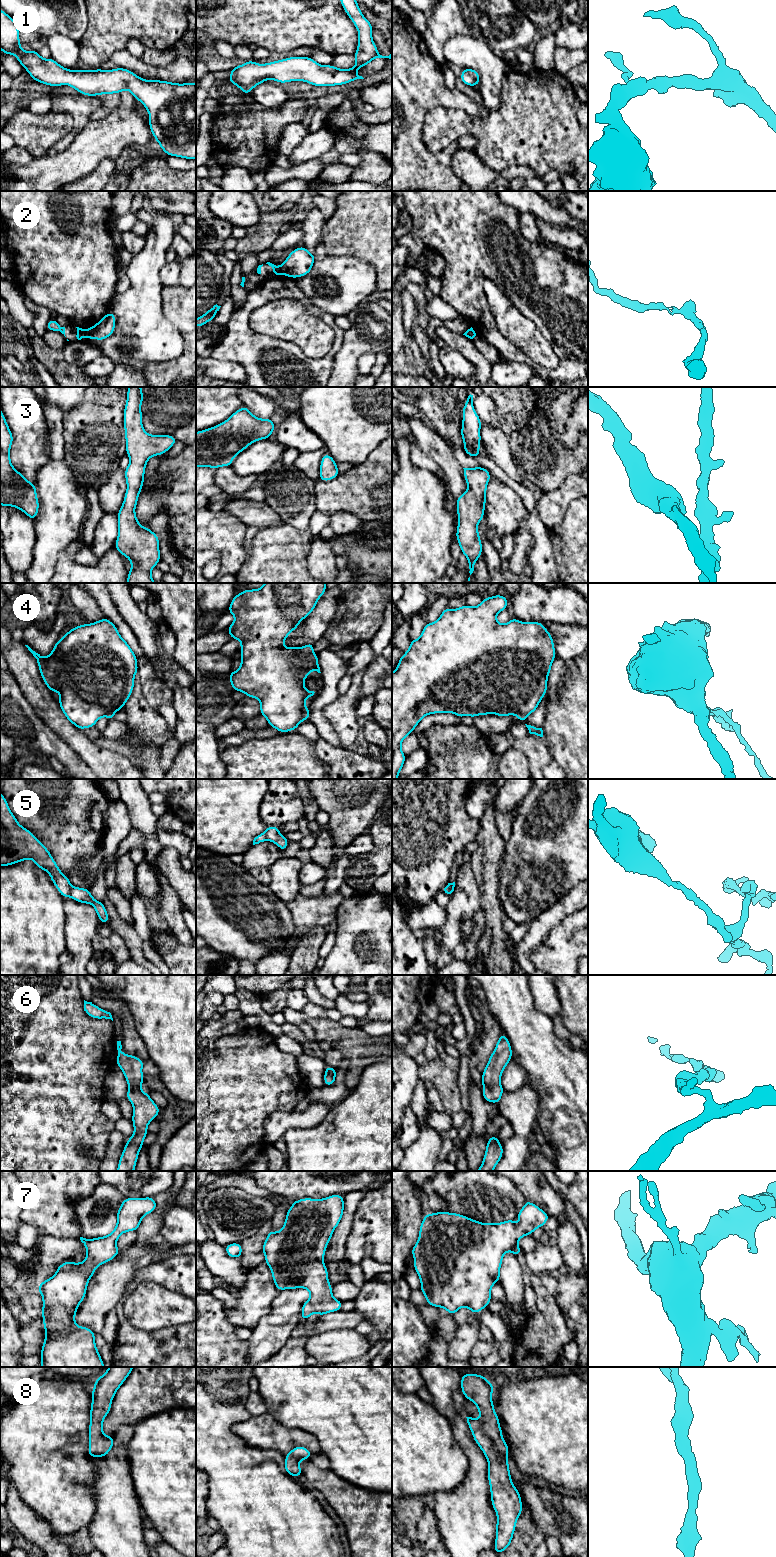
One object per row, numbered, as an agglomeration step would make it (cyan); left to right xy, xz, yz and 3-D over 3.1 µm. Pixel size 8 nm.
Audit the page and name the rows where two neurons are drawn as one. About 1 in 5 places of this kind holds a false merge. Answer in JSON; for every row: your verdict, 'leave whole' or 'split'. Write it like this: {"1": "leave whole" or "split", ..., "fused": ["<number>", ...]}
{"1": "leave whole", "2": "split", "3": "leave whole", "4": "split", "5": "split", "6": "leave whole", "7": "leave whole", "8": "leave whole", "fused": ["2", "4", "5"]}

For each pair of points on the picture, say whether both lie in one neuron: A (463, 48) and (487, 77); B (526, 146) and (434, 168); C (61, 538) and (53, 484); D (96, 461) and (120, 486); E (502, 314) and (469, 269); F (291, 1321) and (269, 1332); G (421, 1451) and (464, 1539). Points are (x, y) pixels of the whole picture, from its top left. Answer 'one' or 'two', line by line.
A: one
B: two
C: one
D: two
E: two
F: one
G: two

